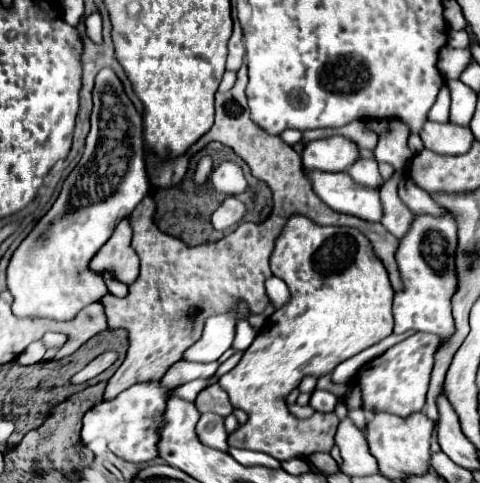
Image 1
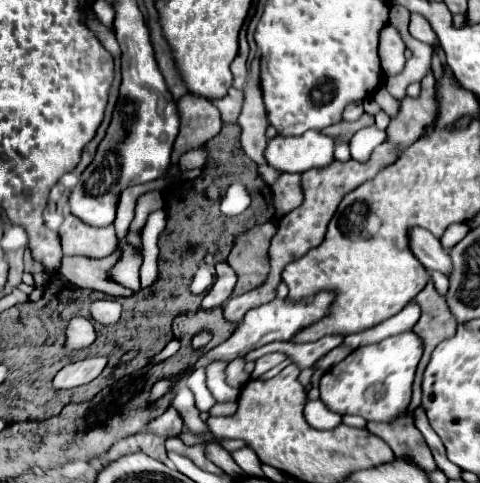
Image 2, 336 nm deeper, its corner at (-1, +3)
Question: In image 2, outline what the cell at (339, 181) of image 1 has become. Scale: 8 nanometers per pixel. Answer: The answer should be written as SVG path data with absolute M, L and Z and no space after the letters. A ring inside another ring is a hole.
M414 226L408 232L408 242L410 242L412 254L426 270L440 270L446 276L450 274L450 256L446 254L440 240L432 232L426 232L424 228Z

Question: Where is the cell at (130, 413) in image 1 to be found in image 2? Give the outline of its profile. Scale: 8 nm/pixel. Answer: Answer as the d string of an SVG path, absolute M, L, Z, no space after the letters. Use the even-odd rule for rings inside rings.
M322 292L322 294L316 294L314 298L302 300L302 302L272 300L272 302L268 302L268 304L258 306L258 308L252 308L252 310L244 316L244 320L240 322L240 326L236 328L236 332L234 332L226 342L222 342L222 344L218 344L216 348L204 352L204 354L198 358L198 362L196 362L184 376L178 376L178 380L174 380L174 378L158 380L158 382L152 386L150 394L148 394L148 404L154 404L154 402L160 400L164 394L168 394L168 392L172 390L172 386L178 386L178 384L180 384L182 380L186 380L196 368L206 368L206 366L210 366L212 362L218 362L218 360L222 360L222 362L232 362L232 360L242 358L242 356L248 354L250 350L256 350L256 348L260 348L260 346L264 346L264 344L268 344L268 342L290 340L290 338L294 336L294 332L298 332L300 328L312 324L314 320L320 320L320 318L326 314L328 304L330 304L332 300L334 300L334 298L332 298L330 292Z

